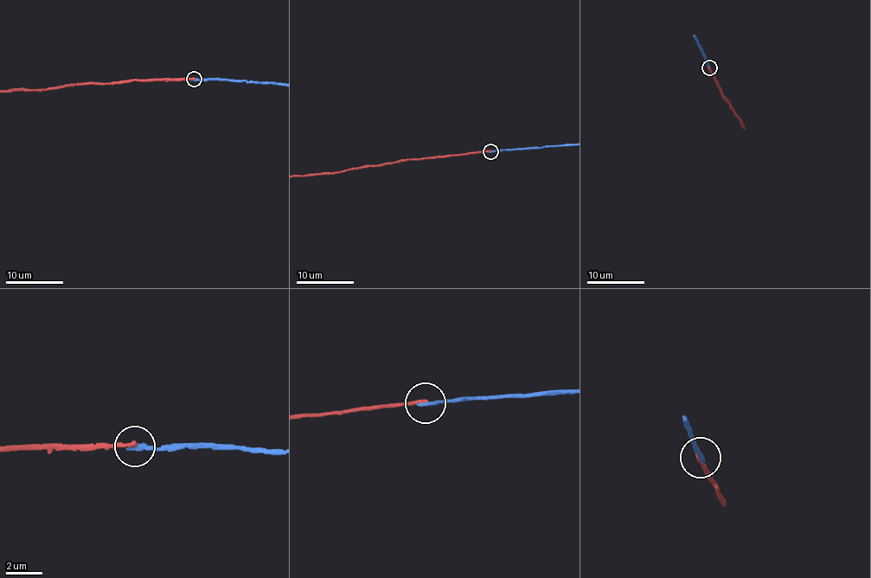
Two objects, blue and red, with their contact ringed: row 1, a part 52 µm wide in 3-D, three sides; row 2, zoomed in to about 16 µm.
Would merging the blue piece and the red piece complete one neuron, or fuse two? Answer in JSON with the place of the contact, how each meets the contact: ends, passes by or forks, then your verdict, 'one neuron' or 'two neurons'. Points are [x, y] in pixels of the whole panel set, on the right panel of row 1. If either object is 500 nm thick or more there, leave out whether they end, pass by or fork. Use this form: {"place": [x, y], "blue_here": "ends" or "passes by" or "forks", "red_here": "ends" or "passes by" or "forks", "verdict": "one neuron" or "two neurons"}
{"place": [709, 67], "blue_here": "ends", "red_here": "ends", "verdict": "two neurons"}

